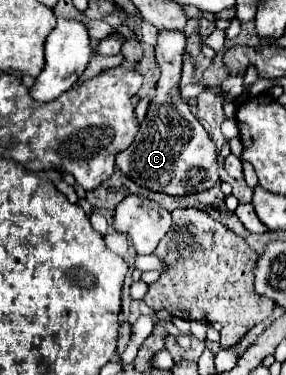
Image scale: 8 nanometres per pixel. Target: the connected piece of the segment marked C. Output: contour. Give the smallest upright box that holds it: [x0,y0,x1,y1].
[116,32,220,196]

